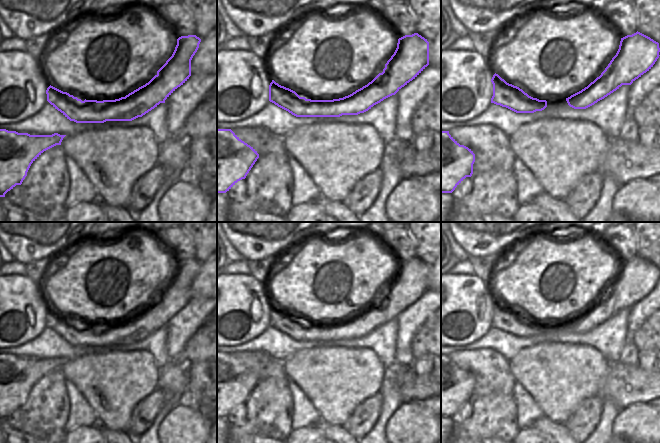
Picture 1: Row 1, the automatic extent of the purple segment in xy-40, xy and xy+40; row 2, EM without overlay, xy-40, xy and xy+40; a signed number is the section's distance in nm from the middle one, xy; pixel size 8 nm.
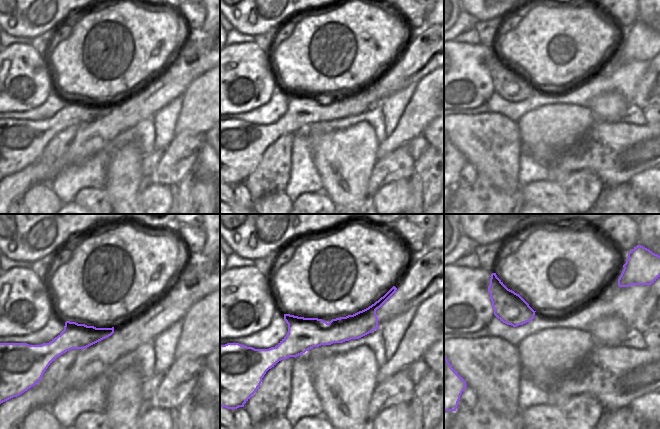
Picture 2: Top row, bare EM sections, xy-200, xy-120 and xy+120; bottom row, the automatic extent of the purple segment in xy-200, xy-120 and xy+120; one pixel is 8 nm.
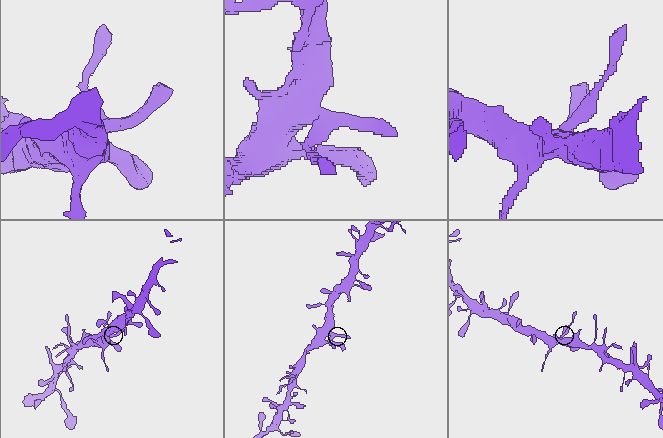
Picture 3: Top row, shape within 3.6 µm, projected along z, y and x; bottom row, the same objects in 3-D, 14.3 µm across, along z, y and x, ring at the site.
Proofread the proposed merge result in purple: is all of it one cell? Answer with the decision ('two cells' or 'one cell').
one cell

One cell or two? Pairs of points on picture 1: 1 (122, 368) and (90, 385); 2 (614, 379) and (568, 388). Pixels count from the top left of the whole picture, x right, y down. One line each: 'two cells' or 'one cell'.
1: one cell
2: two cells

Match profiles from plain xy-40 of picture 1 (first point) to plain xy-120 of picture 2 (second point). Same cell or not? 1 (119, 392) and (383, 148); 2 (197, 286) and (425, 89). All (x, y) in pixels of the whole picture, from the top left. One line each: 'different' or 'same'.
1: different
2: different

